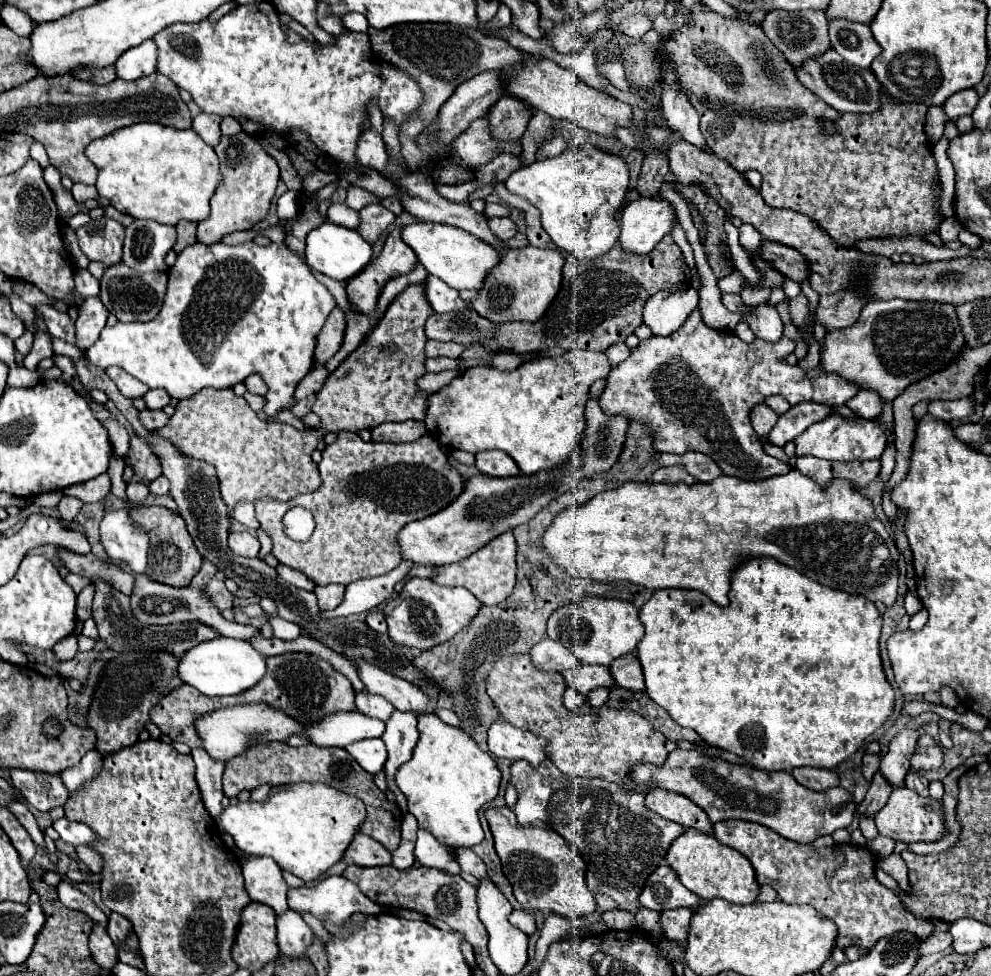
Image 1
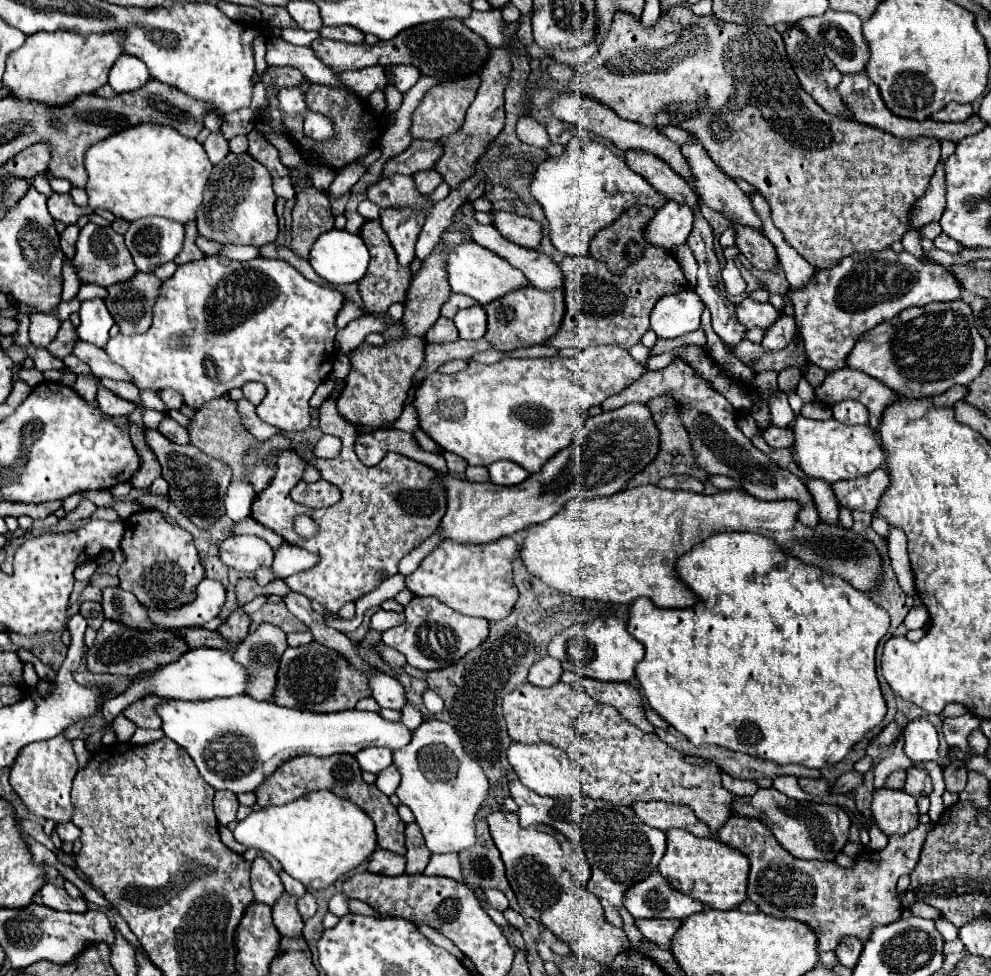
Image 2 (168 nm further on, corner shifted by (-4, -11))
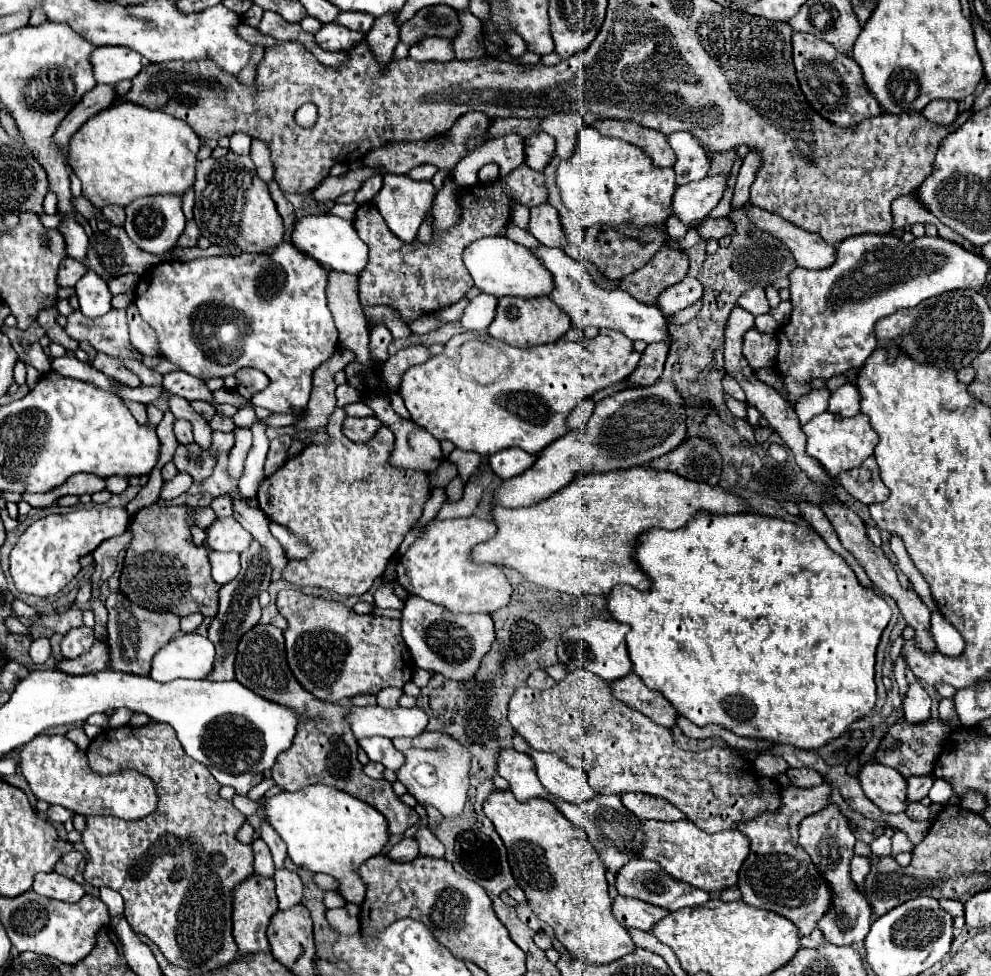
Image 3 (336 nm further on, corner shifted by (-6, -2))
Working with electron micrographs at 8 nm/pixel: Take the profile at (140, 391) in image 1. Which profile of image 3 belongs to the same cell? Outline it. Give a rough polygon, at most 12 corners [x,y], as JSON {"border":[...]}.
{"border":[[98,354],[92,362],[96,370],[112,376],[124,386],[140,386],[118,360]]}

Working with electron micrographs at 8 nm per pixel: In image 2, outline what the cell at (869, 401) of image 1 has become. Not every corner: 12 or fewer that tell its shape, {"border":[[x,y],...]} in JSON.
{"border":[[840,401],[832,419],[844,425],[868,423],[868,409],[858,401]]}

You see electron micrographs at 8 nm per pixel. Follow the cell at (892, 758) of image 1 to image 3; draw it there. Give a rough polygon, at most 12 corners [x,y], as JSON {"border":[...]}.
{"border":[[914,682],[904,700],[908,724],[930,720],[932,700]]}

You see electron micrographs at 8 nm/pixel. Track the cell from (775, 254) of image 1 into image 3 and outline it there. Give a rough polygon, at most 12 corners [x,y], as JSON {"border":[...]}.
{"border":[[706,218],[696,224],[700,236],[724,238],[734,234],[730,218]]}

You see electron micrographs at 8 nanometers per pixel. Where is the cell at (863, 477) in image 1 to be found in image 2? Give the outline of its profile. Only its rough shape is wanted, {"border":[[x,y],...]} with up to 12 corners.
{"border":[[884,469],[832,483],[842,507],[874,513],[890,479]]}

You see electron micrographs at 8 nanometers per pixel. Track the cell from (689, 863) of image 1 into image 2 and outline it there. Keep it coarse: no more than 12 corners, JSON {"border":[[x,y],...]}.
{"border":[[668,829],[658,871],[712,909],[746,899],[748,857]]}

